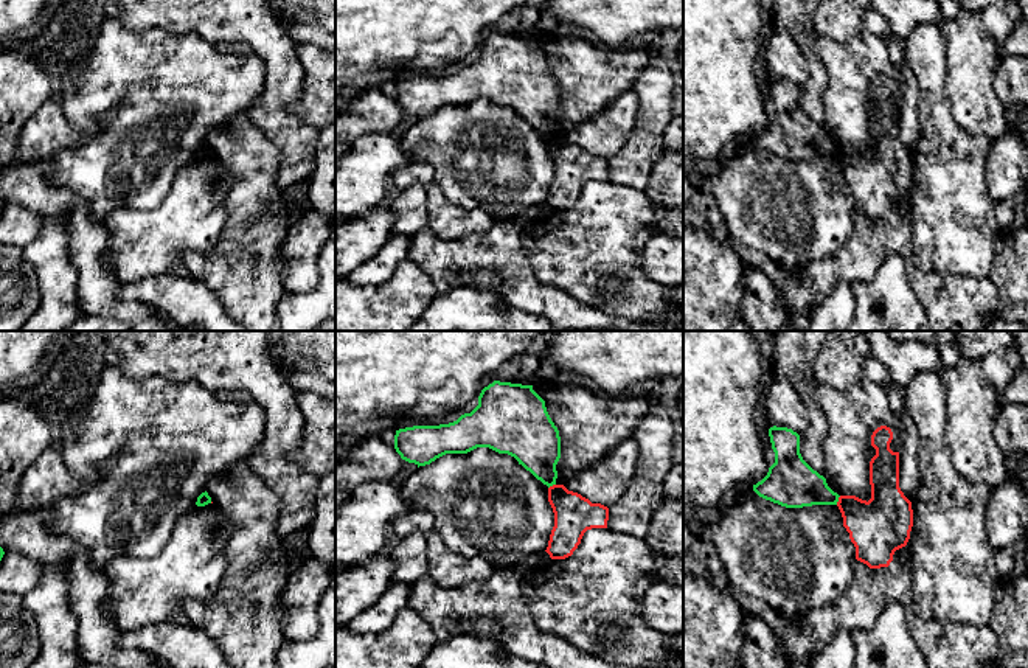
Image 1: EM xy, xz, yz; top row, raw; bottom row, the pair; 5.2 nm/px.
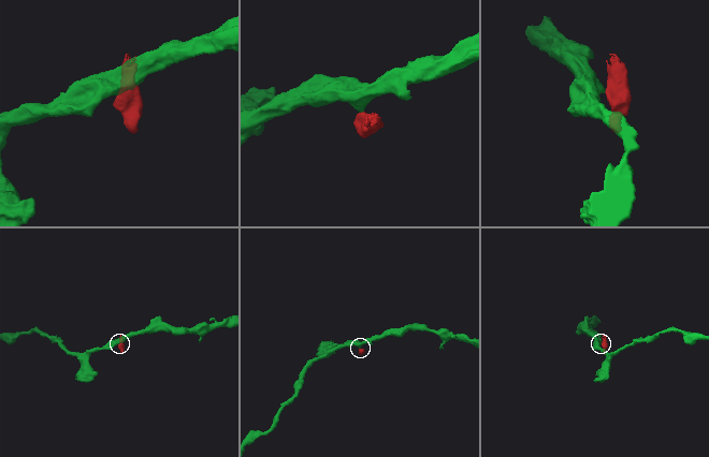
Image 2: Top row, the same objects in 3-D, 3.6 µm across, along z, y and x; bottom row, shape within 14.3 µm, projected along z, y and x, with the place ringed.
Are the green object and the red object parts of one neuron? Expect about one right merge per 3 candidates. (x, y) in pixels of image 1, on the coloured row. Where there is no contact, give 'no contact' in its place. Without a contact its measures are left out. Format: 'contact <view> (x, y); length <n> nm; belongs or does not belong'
contact yz (837, 500); length 50 nm; does not belong

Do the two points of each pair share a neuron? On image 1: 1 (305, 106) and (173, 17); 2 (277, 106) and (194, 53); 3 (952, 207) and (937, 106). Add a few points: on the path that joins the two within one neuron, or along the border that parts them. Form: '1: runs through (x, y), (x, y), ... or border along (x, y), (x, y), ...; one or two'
1: border along (300, 64), (303, 87), (289, 109), (319, 129); two
2: border along (258, 58), (260, 92), (246, 112); two
3: runs through (952, 182), (951, 166), (938, 131); one

